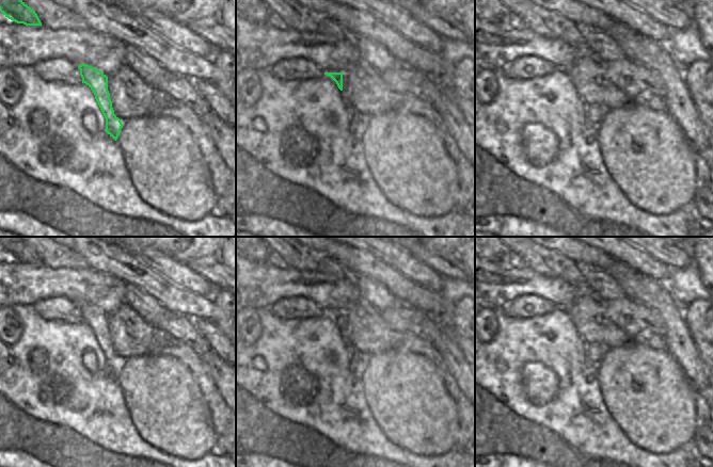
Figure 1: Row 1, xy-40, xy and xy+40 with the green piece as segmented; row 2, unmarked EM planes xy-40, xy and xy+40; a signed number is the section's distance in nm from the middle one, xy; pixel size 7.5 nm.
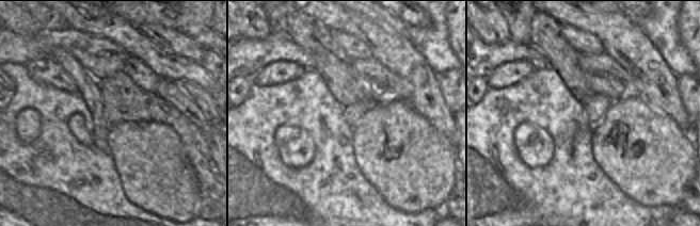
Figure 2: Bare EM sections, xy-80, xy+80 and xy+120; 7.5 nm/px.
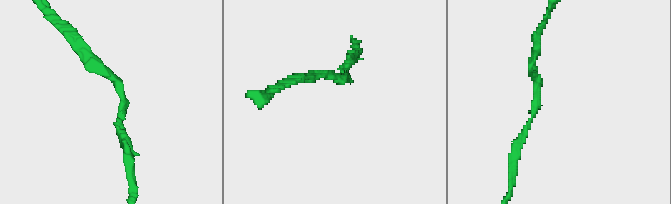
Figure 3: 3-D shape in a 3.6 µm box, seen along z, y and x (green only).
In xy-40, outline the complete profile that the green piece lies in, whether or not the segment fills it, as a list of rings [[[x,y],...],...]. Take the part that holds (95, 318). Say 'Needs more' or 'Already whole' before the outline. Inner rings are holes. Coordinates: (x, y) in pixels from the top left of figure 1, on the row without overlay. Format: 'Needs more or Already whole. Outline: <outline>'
Already whole. Outline: [[[81,303],[78,306],[80,308],[82,322],[85,322],[93,329],[95,338],[106,357],[105,370],[116,380],[123,363],[114,353],[112,347],[112,340],[108,329],[108,316],[88,303]]]

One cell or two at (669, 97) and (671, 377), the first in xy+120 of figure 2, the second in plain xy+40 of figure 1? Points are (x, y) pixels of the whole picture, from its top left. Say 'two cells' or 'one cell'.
two cells

